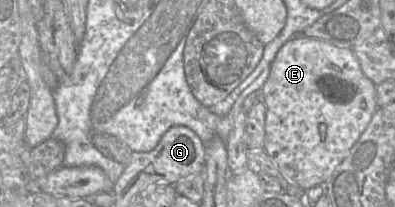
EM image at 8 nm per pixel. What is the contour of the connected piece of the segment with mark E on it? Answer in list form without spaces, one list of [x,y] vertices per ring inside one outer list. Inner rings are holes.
[[[303,35],[291,38],[280,48],[261,90],[266,106],[264,151],[288,180],[305,191],[325,183],[347,157],[378,109],[376,84],[365,76],[352,49]]]

